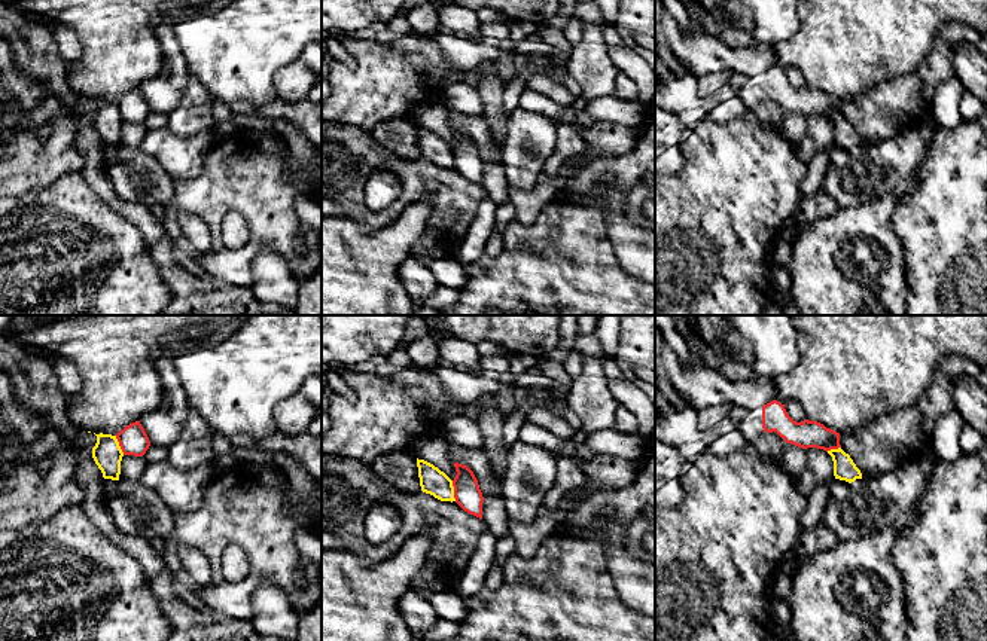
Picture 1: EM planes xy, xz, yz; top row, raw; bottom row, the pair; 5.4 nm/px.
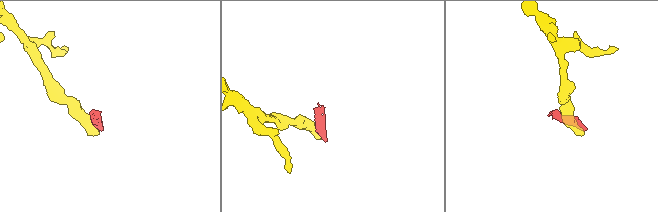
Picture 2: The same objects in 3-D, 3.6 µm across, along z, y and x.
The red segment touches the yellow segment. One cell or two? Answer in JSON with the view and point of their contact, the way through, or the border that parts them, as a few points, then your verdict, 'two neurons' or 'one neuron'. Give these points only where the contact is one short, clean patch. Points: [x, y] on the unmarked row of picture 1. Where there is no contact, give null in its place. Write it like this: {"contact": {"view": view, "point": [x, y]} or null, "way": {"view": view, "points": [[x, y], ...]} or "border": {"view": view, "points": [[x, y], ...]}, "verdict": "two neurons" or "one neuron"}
{"contact": {"view": "xz", "point": [454, 158]}, "border": {"view": "xz", "points": [[451, 147], [456, 167]]}, "verdict": "two neurons"}

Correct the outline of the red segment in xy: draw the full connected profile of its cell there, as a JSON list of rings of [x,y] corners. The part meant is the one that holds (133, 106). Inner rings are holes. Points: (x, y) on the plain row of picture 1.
[[[140,88],[127,92],[116,101],[124,122],[143,123],[150,113],[149,104]]]

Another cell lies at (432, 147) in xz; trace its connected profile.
[[[418,126],[418,144],[421,158],[441,168],[456,168],[453,147],[433,131]]]

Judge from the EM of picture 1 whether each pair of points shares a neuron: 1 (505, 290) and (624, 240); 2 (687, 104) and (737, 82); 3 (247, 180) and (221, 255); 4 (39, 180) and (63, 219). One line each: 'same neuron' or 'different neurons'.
1: different neurons
2: same neuron
3: same neuron
4: different neurons

